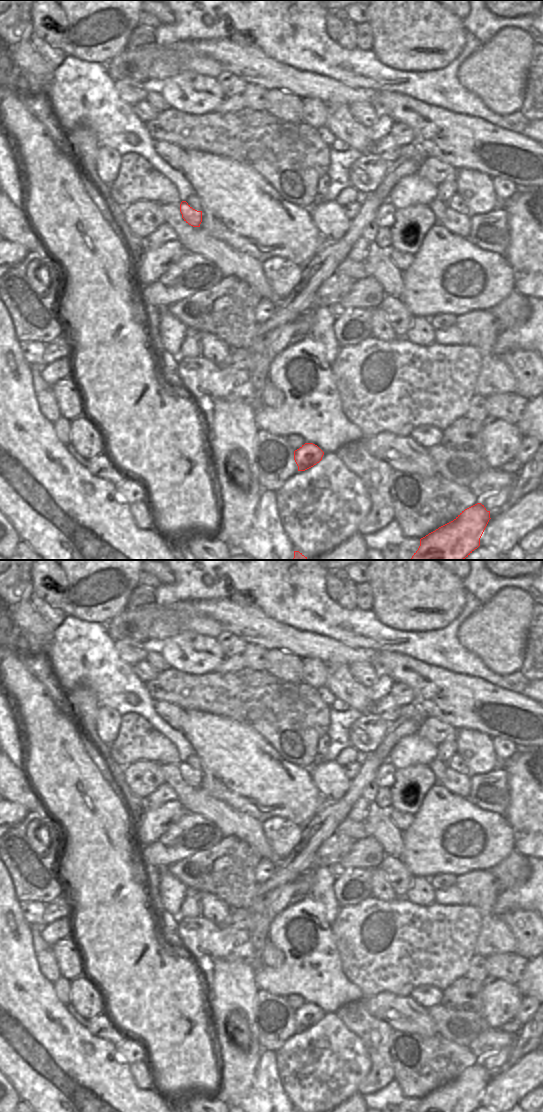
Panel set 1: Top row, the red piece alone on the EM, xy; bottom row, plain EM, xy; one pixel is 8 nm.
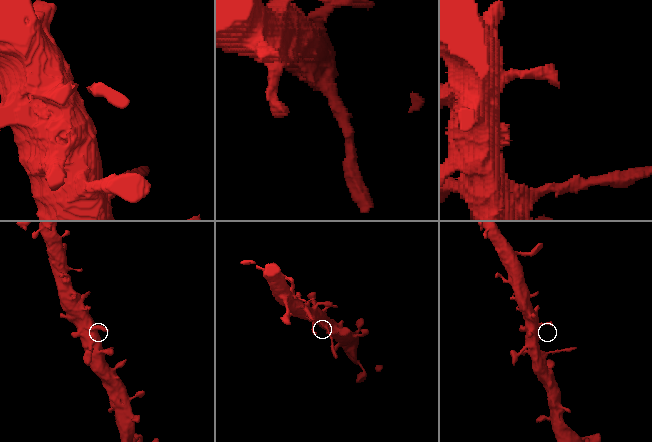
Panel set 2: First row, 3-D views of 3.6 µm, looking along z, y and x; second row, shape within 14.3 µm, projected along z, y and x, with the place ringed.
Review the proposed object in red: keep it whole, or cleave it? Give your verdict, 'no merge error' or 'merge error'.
merge error

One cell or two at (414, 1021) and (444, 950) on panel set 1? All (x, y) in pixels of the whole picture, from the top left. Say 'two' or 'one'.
two

